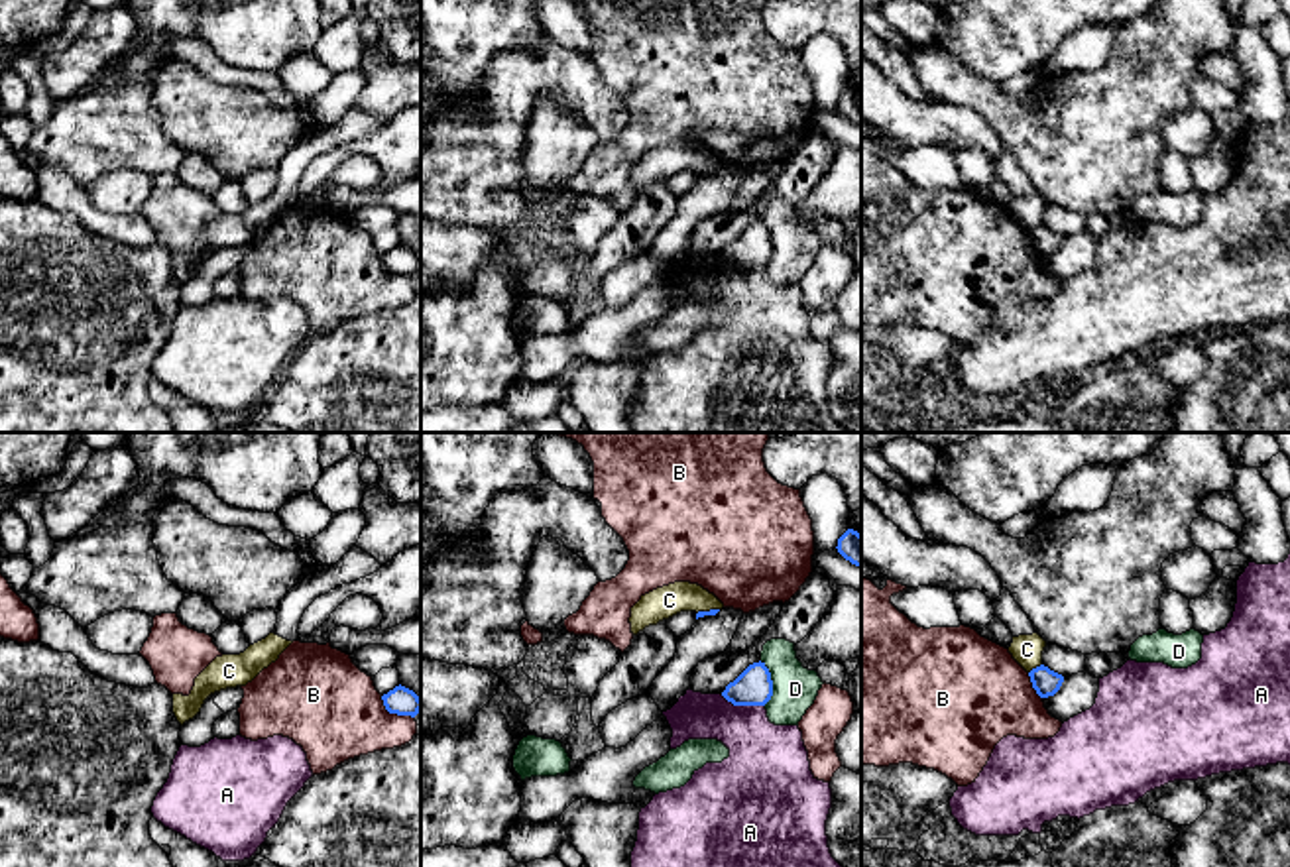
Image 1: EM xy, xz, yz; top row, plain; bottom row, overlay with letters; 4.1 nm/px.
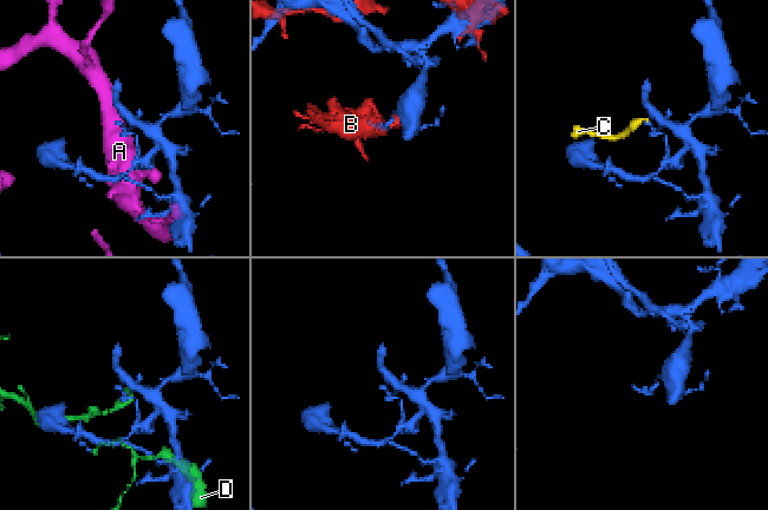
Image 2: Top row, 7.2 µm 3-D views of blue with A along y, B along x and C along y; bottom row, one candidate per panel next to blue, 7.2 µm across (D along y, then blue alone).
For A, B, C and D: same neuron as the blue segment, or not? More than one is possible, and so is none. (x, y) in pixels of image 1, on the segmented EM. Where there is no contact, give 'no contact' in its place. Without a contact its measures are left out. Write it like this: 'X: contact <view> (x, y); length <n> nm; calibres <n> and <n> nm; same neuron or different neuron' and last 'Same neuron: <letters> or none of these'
A: contact xz (742, 704); length 190 nm; calibres 160 and 300 nm; different neuron
B: contact yz (1033, 687); length 130 nm; calibres 110 and 440 nm; different neuron
C: contact yz (1037, 667); length 70 nm; calibres 110 and 130 nm; different neuron
D: contact xz (771, 683); length 190 nm; calibres 160 and 190 nm; different neuron
Same neuron: none of these

